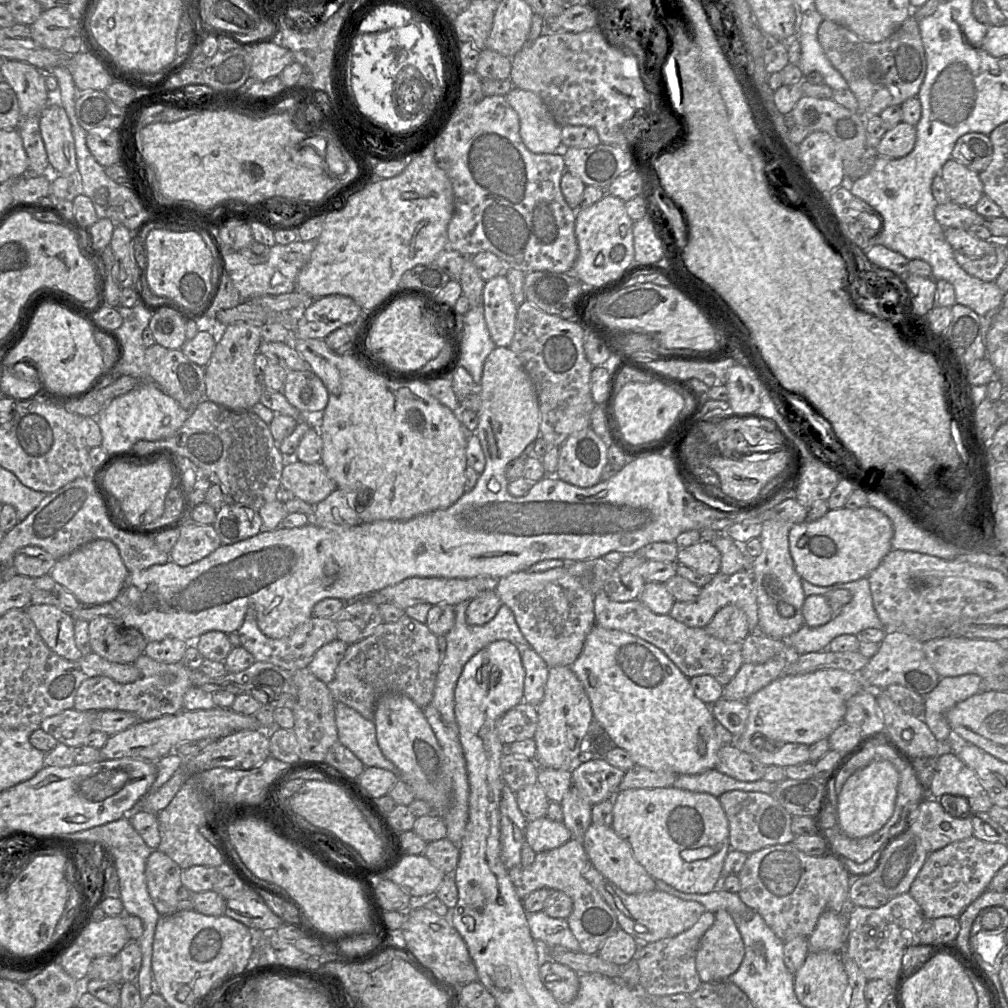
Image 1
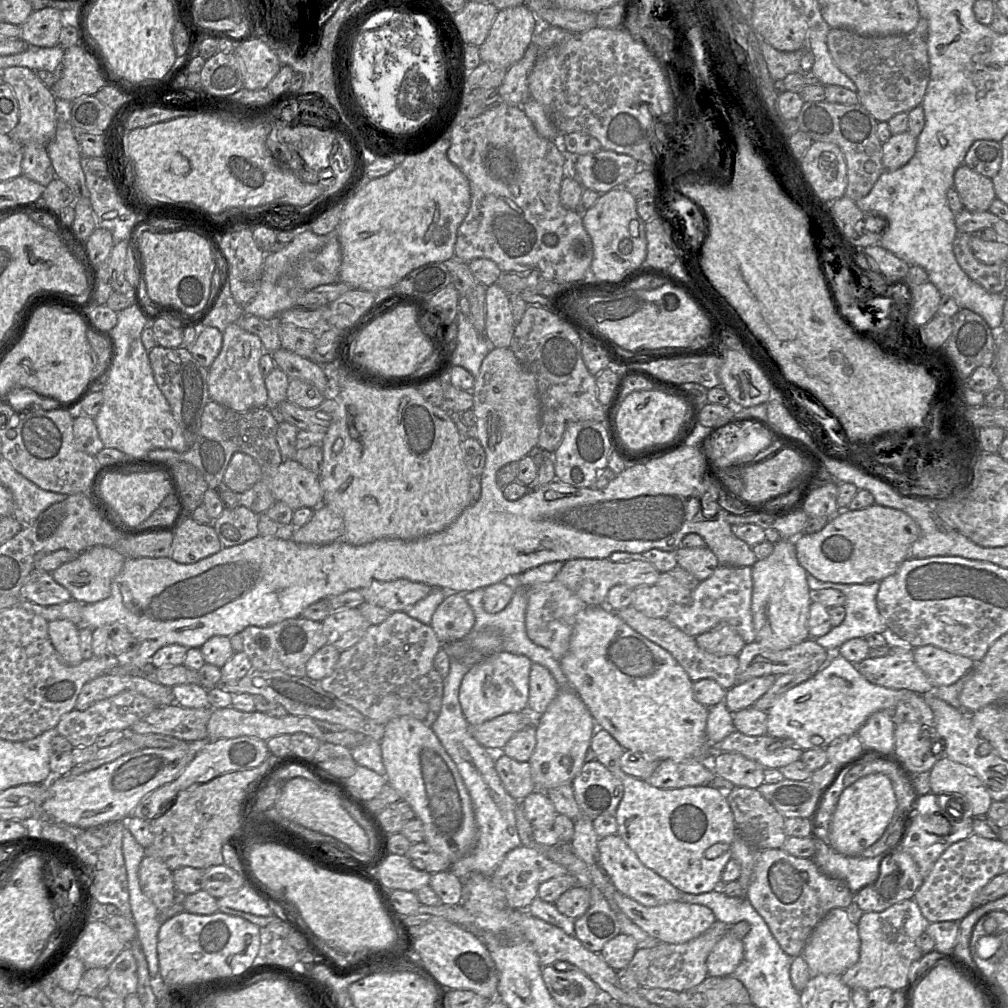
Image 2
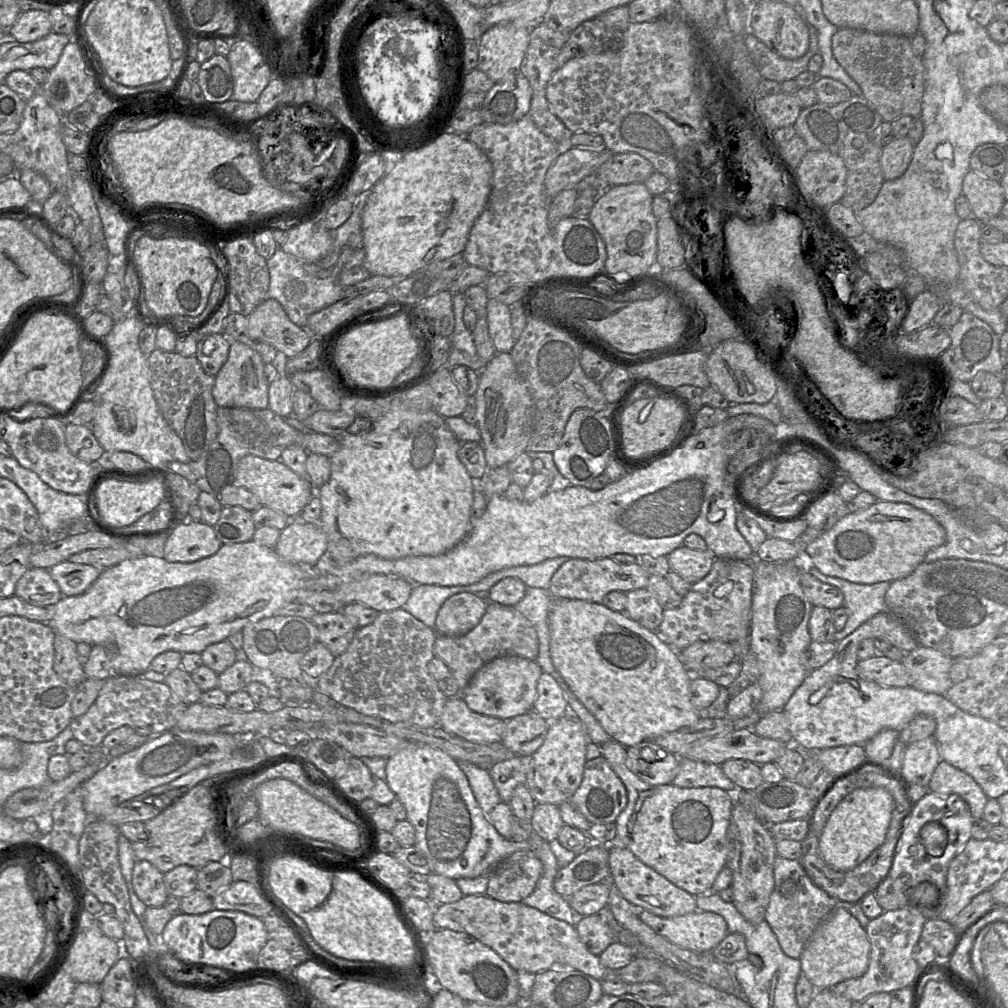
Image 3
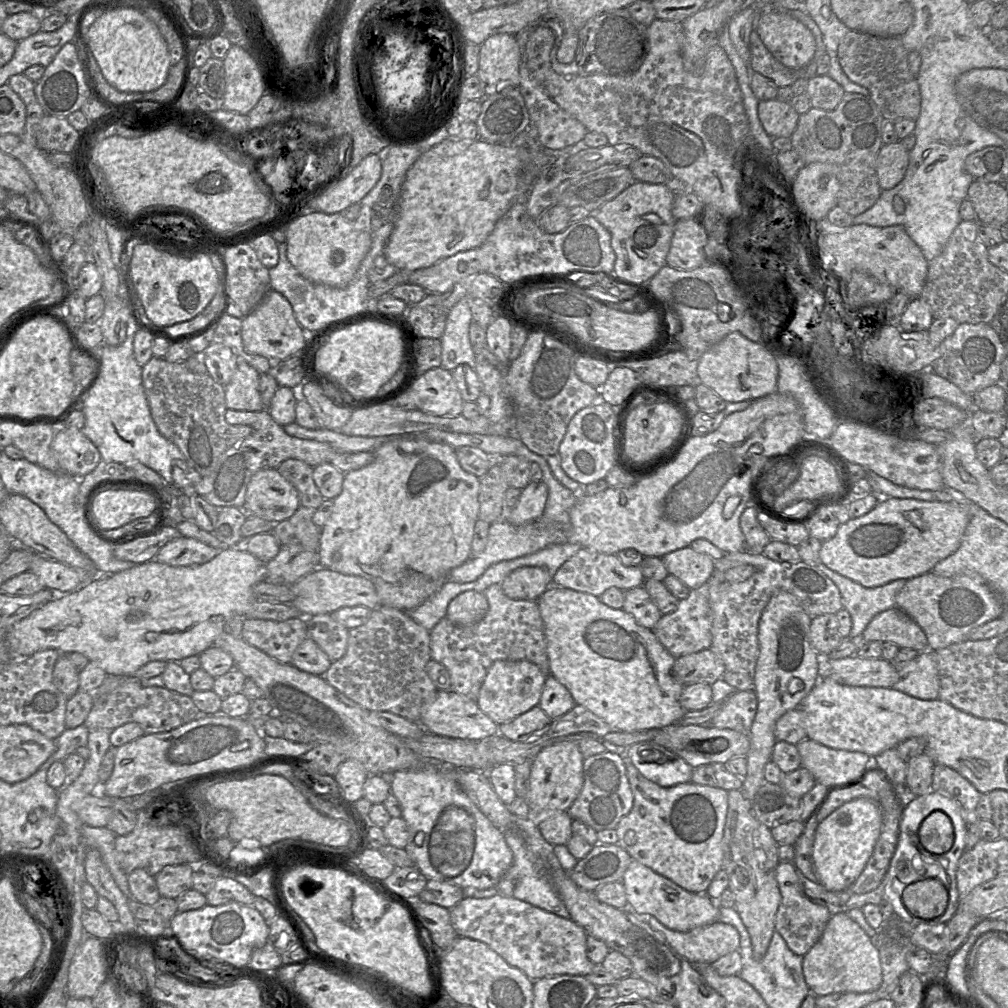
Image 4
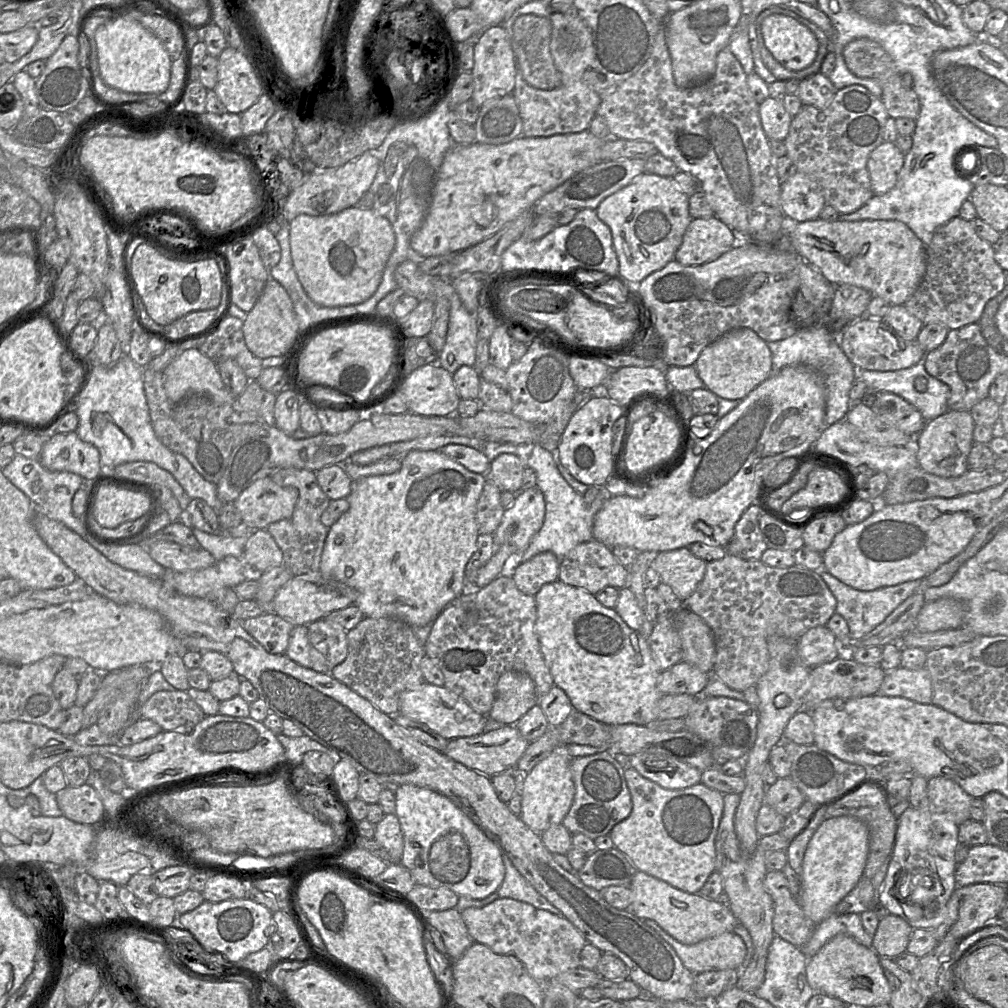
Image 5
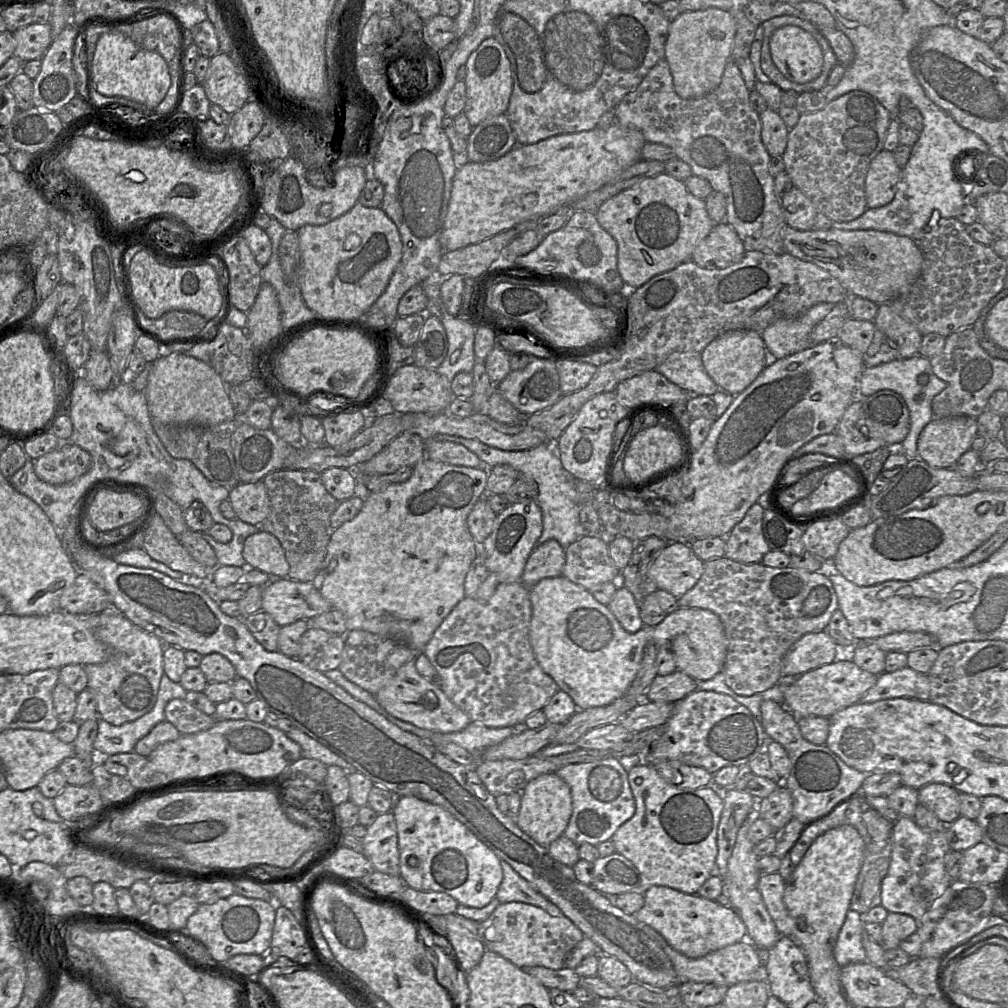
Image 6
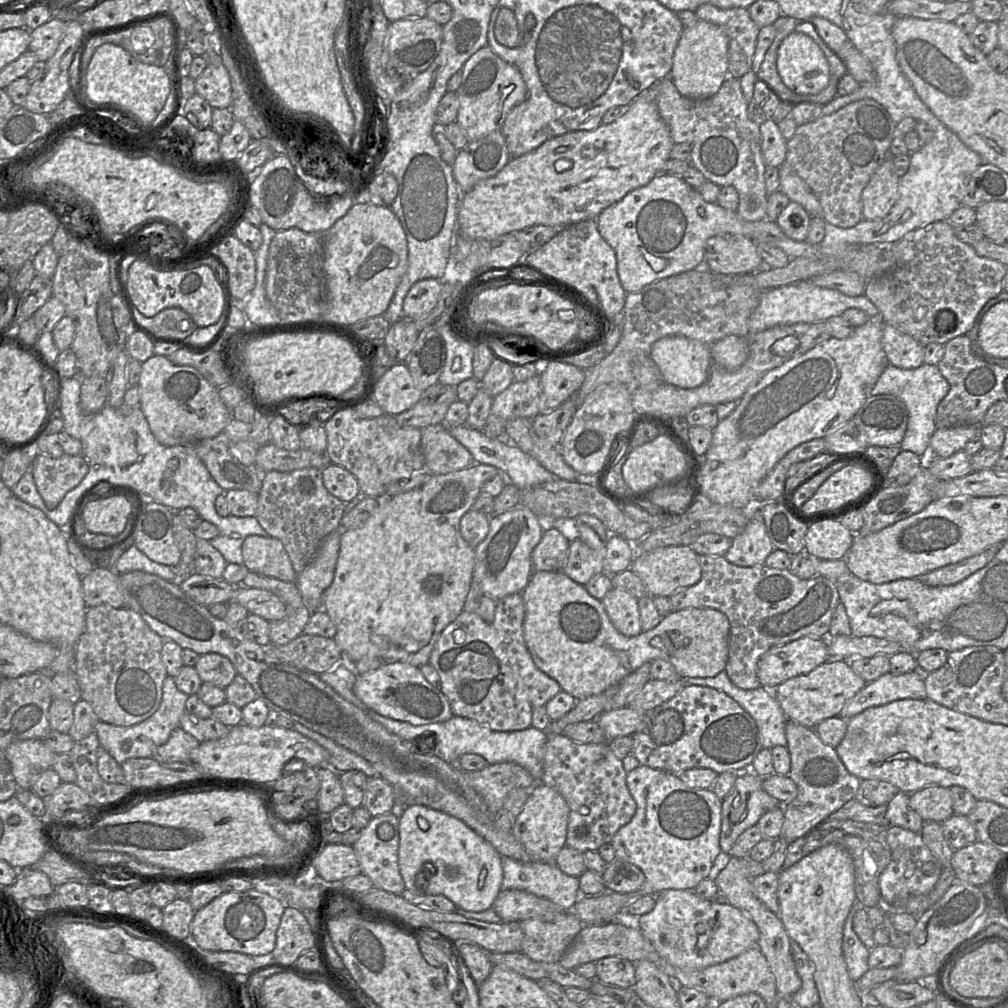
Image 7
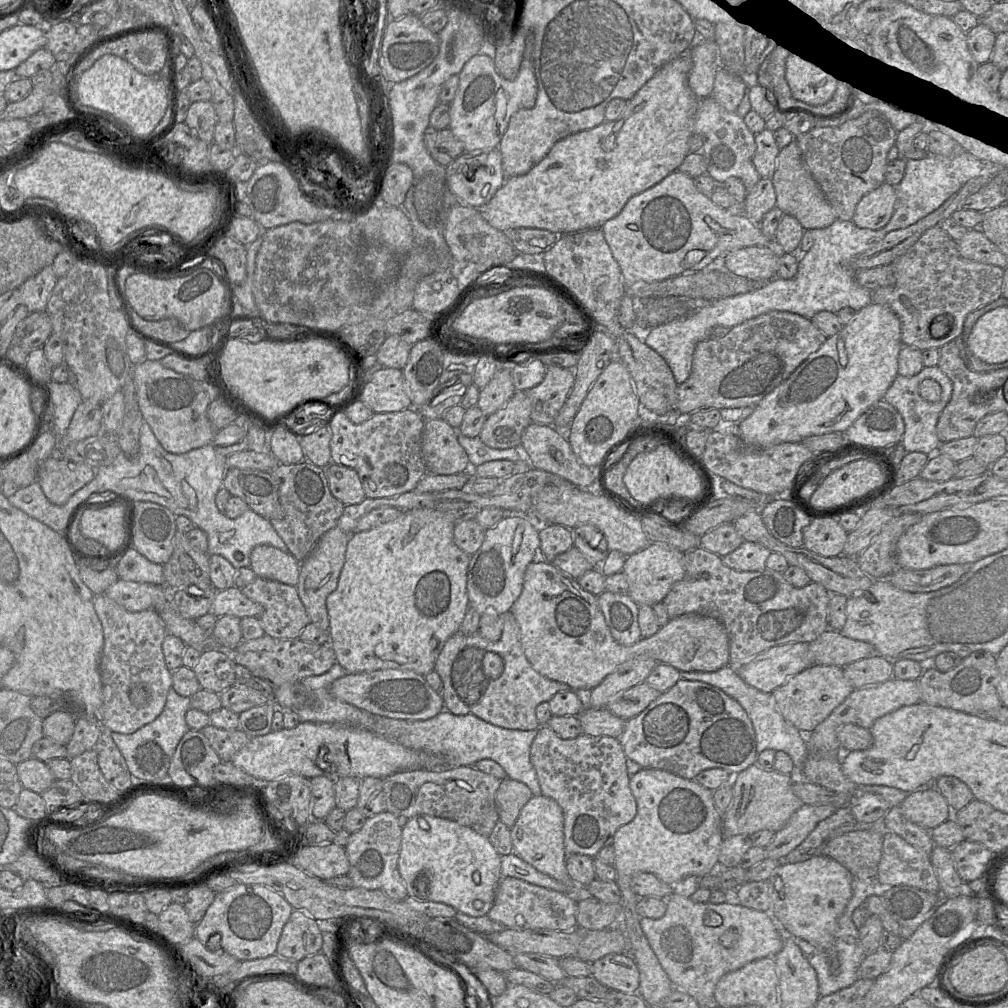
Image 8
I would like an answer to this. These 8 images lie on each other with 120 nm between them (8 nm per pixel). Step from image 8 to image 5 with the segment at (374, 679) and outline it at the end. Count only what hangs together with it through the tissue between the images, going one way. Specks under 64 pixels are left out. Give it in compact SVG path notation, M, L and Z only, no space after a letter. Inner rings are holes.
M423 683L415 690L404 691L399 697L399 713L426 725L447 740L484 733L488 717L477 713L466 701L446 687L429 683Z

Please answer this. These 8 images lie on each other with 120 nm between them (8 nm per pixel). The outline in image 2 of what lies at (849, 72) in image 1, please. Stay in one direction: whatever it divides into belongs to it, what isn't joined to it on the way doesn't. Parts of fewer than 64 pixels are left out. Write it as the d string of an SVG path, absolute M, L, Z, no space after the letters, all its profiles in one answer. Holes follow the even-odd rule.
M831 28L826 38L836 66L857 87L860 103L879 121L921 105L930 78L927 44L914 32L904 35L868 37L851 30Z

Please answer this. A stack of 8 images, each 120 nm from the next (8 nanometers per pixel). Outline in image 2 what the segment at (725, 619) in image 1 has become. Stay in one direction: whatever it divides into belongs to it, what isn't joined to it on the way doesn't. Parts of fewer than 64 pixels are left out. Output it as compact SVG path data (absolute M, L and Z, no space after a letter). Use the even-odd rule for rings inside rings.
M719 623L711 630L697 635L695 640L700 648L718 656L738 656L746 644L728 623Z

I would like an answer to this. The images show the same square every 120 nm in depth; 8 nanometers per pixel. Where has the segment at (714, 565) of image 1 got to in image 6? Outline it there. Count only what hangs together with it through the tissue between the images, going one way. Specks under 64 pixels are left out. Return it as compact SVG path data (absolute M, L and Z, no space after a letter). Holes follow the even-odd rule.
M669 542L650 564L647 577L657 584L658 589L671 593L677 599L692 589L704 571L704 562L693 552L690 544Z

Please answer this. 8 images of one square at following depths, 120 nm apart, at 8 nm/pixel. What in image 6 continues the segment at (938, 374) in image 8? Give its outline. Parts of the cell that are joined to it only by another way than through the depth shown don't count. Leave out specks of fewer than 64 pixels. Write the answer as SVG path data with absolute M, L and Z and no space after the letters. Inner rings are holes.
M918 354L911 358L897 358L893 361L878 366L865 368L859 381L859 397L867 398L881 390L892 390L900 394L904 399L910 413L910 430L904 441L895 450L902 452L912 459L918 457L917 442L924 427L933 420L932 401L936 395L942 392L947 383L939 379L933 372L930 359ZM928 374L927 385L918 382L918 376Z

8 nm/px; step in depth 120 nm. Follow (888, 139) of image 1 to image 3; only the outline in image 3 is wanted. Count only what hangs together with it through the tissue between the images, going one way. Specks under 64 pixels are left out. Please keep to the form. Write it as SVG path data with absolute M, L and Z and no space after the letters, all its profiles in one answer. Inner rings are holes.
M907 137L893 138L883 146L880 164L884 180L894 180L905 173L912 160L914 147Z

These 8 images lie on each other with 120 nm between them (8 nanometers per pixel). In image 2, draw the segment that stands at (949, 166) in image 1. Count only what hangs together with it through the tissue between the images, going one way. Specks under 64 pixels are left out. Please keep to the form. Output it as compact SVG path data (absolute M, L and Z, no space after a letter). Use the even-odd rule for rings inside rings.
M963 164L954 173L954 185L964 208L973 212L988 211L996 198L993 182Z

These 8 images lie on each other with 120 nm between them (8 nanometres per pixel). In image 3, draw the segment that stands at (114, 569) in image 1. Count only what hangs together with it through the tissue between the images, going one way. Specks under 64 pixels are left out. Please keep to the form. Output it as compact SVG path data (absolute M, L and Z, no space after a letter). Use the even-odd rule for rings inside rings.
M67 560L52 566L48 571L63 596L78 596L92 585L102 570L88 564L76 564Z

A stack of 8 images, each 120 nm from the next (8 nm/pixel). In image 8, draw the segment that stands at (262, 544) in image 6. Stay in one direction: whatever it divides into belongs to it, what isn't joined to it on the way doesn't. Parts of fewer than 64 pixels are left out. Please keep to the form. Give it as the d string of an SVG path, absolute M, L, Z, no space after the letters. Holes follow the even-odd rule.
M258 545L250 554L250 568L257 577L296 586L300 562L290 552L270 545Z

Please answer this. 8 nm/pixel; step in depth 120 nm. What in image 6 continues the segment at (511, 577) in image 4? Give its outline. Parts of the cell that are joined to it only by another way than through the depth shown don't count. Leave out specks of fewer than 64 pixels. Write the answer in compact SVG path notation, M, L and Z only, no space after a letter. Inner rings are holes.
M554 539L535 547L525 564L521 583L530 588L544 578L559 577L565 565L565 549Z

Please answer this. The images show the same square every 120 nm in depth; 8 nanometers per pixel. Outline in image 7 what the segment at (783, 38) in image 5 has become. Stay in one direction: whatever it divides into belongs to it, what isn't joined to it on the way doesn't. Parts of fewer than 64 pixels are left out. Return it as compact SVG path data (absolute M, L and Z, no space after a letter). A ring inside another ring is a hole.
M793 31L781 42L777 70L784 84L797 94L818 94L829 83L829 63L808 35Z

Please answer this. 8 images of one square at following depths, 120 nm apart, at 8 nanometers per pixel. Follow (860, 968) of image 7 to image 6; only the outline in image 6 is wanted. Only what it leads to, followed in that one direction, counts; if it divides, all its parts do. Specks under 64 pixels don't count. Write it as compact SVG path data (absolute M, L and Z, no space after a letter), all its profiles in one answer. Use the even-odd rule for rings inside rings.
M849 909L833 949L834 957L840 967L867 961L862 944L863 929L864 916Z

